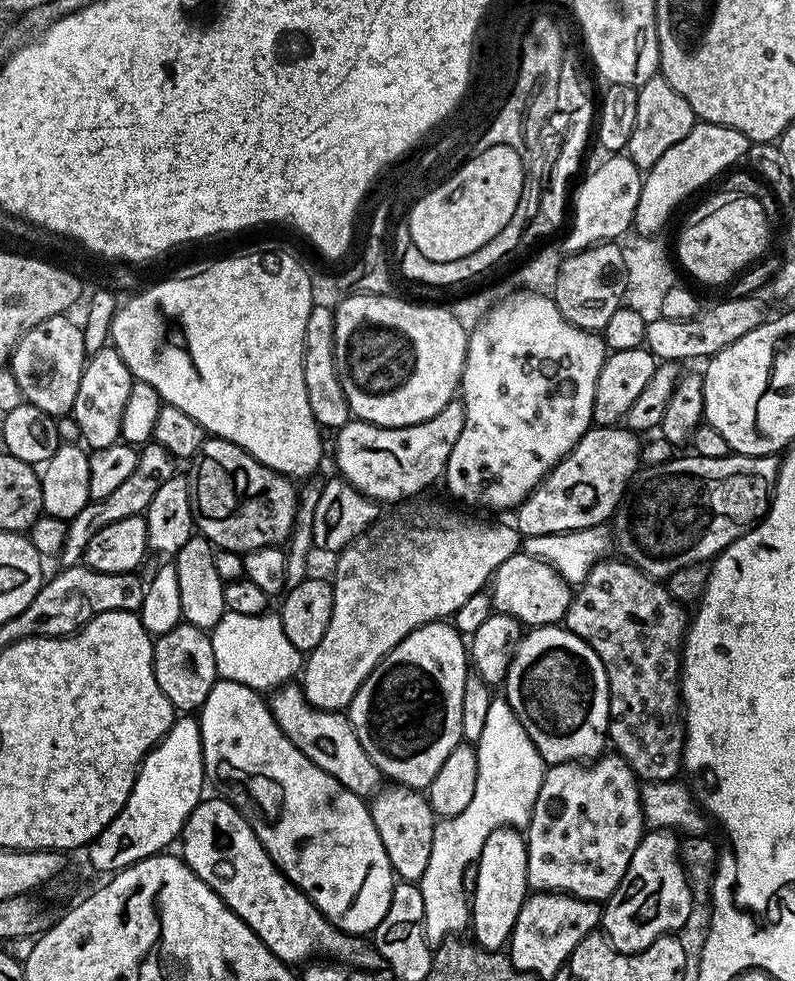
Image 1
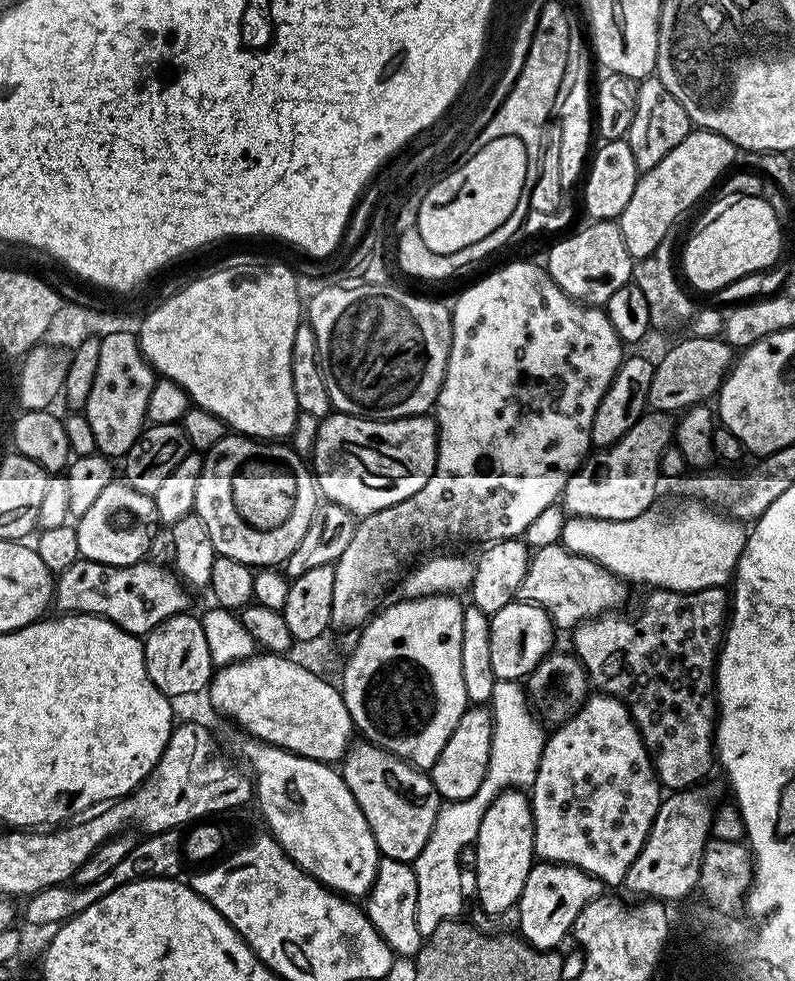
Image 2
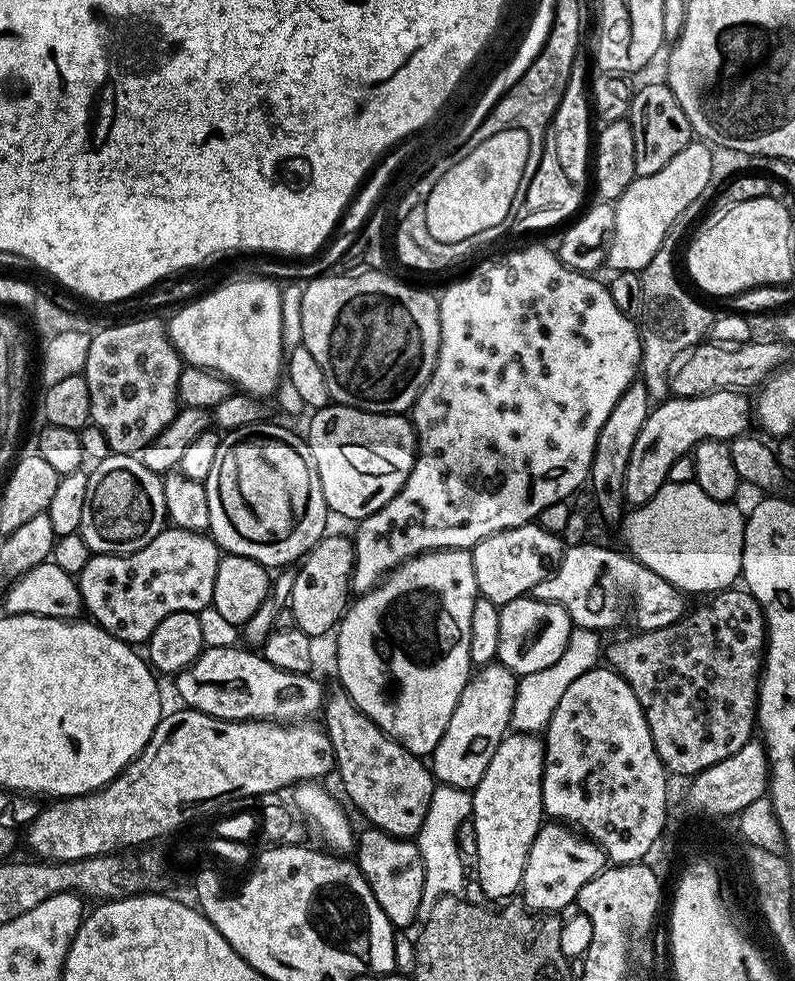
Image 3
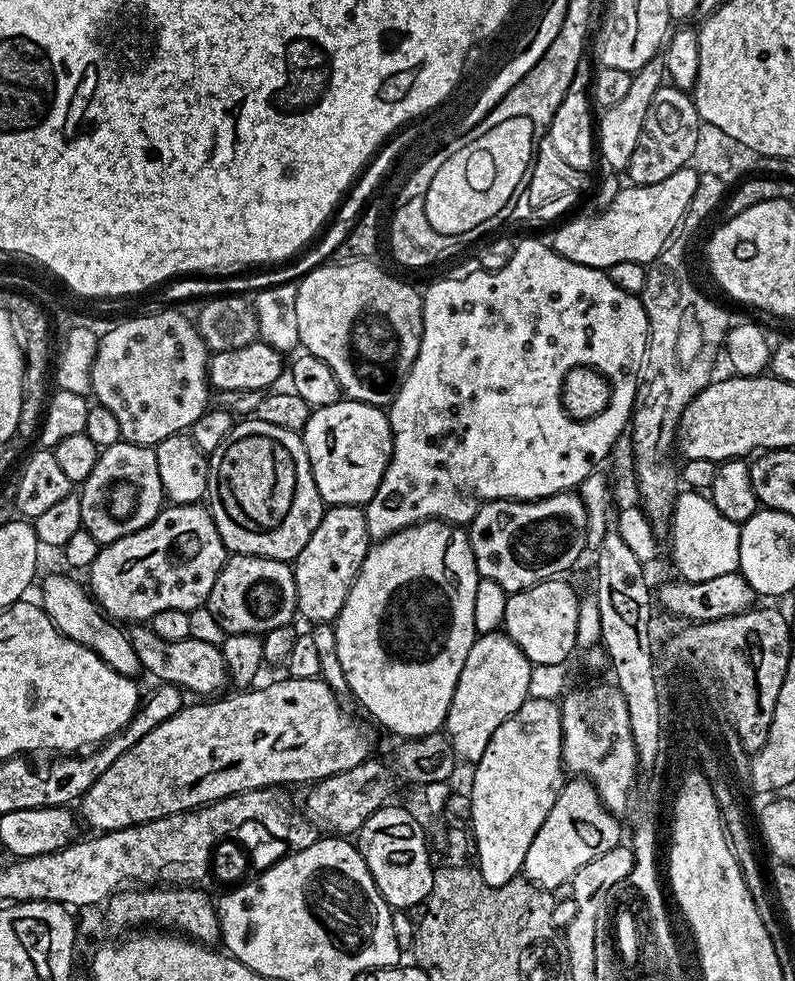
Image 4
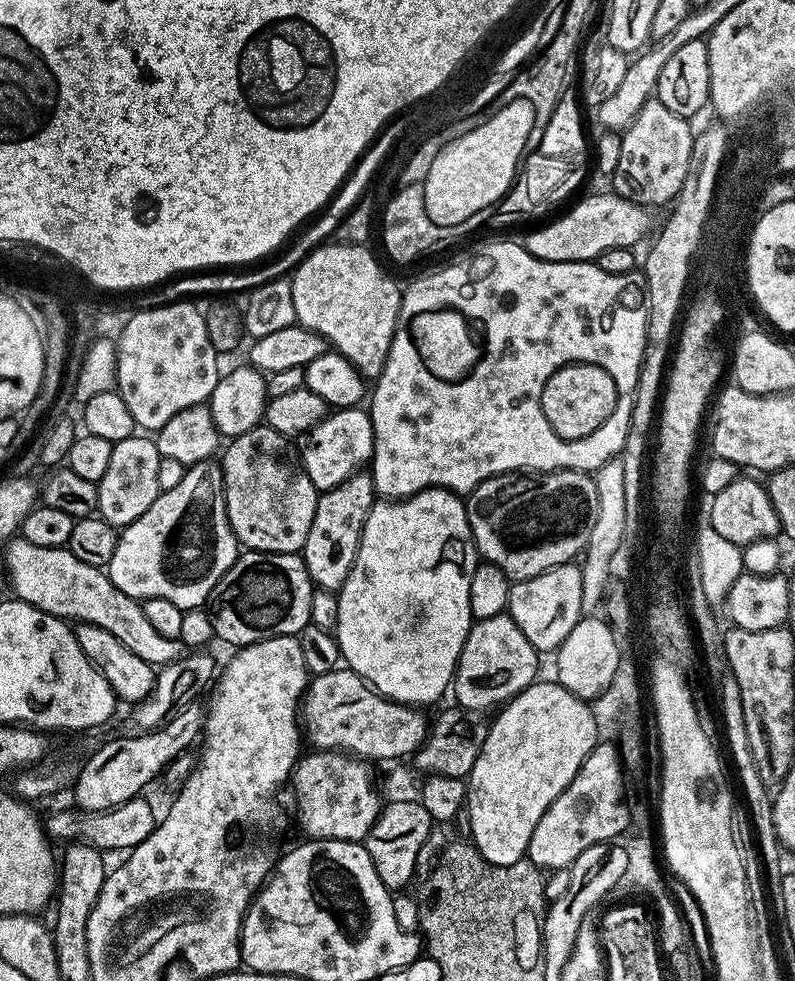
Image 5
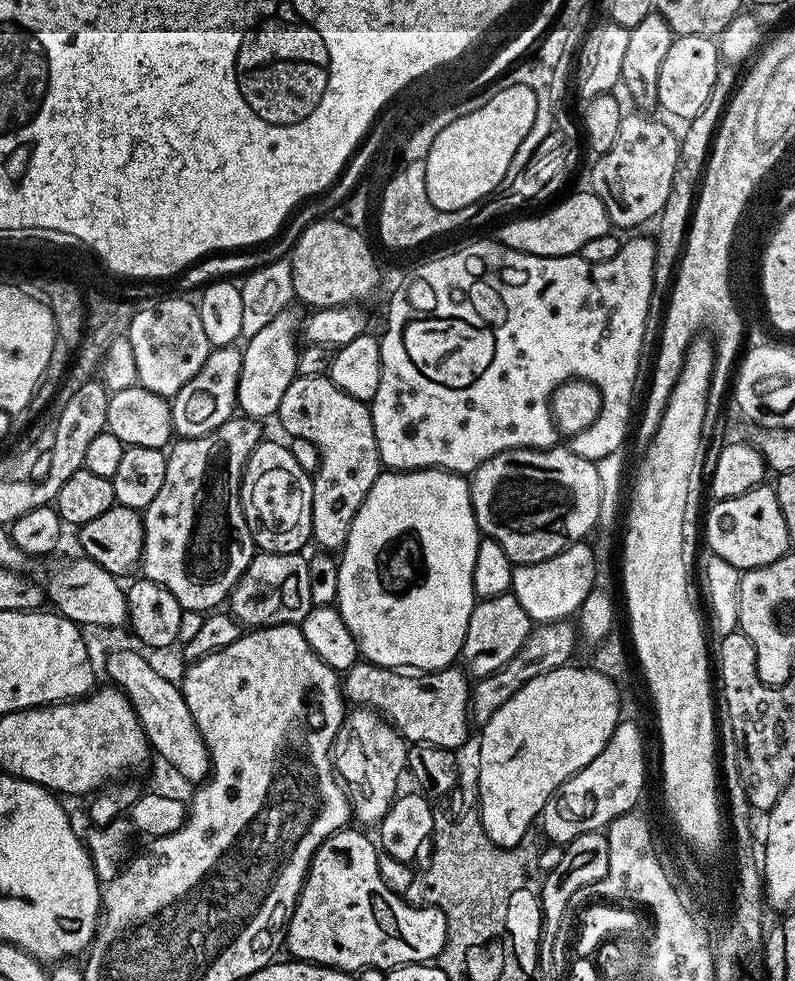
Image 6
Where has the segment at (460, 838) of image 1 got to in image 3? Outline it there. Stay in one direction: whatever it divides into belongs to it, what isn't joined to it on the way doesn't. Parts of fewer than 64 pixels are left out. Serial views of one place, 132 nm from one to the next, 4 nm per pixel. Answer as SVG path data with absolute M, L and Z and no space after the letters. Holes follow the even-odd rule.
M573 627L566 642L566 650L562 650L562 658L558 658L554 666L546 666L546 670L534 670L534 674L526 674L517 679L511 723L515 731L540 734L547 729L550 718L558 707L558 701L562 694L566 694L570 682L574 682L574 678L578 678L583 672L589 672L601 663L600 638L601 633L597 630ZM438 790L430 798L430 810L426 810L426 822L418 837L422 862L424 863L424 889L420 899L420 911L427 914L443 896L455 896L464 884L464 865L466 860L461 856L455 844L455 832L472 815L472 801L464 790Z

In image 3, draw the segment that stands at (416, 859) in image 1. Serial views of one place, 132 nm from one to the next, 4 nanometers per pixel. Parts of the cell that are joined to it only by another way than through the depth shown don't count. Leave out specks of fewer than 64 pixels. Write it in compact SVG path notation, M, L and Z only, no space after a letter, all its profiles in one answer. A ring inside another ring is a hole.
M333 683L324 693L322 705L322 727L327 732L332 749L334 750L335 775L340 775L340 784L348 795L347 803L357 808L368 819L367 823L373 828L382 830L391 836L403 840L419 837L422 822L426 822L426 810L430 810L430 798L438 791L431 767L421 757L406 750L397 740L388 737L372 719L362 711L348 696L348 691L339 684Z

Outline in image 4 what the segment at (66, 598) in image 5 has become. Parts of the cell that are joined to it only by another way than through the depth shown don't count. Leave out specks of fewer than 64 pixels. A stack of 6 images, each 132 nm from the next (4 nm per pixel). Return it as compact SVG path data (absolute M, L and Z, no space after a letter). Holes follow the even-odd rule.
M136 626L128 632L134 650L138 650L140 667L145 673L157 676L157 681L175 684L185 693L197 692L197 697L208 698L219 693L223 684L229 683L226 662L222 658L219 647L210 642L198 642L191 638L182 642L166 642L166 638L158 638L151 627ZM217 691L217 692L216 692ZM212 692L212 693L211 693Z

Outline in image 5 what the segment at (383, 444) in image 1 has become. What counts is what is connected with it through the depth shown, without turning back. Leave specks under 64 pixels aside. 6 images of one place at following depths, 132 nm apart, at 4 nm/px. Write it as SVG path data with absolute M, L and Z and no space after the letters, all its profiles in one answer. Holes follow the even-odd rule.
M363 407L337 408L329 411L324 419L302 437L304 445L298 452L298 463L317 493L328 492L334 486L346 482L355 472L361 471L371 461L372 451L376 445L372 417Z

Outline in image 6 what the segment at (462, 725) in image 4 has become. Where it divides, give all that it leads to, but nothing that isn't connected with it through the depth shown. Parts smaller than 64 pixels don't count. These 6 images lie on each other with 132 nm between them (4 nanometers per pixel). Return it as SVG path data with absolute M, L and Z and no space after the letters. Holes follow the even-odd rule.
M503 592L501 596L485 600L477 599L466 626L462 653L462 664L469 677L489 676L502 670L502 666L506 666L506 662L510 662L510 658L522 650L522 642L526 642L533 627L533 620L526 614L526 610L522 610L522 602L518 602L518 598L511 592Z

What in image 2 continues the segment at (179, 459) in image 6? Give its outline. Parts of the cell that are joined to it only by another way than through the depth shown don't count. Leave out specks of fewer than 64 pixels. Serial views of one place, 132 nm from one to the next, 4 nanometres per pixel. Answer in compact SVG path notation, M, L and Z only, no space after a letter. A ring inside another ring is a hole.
M83 558L54 580L54 604L64 614L101 616L114 622L124 632L145 637L166 618L177 616L189 606L185 585L171 567L141 562L125 568L110 568Z

